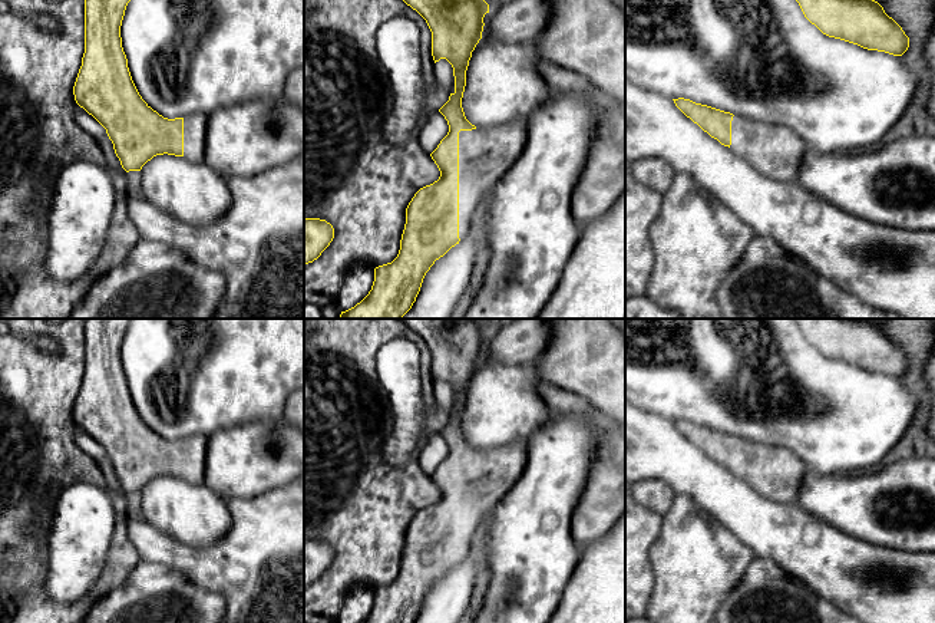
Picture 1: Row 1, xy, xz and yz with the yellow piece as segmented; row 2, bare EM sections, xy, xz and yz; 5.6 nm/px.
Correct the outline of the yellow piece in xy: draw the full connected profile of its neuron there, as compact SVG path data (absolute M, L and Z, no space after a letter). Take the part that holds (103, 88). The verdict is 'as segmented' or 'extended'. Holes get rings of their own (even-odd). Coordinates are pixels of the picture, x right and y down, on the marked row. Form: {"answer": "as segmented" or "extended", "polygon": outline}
{"answer": "extended", "polygon": "M85 0L85 53L73 86L75 100L106 129L126 172L141 171L148 161L163 154L201 164L205 161L208 115L196 112L185 118L163 118L142 99L132 80L120 37L129 1Z"}

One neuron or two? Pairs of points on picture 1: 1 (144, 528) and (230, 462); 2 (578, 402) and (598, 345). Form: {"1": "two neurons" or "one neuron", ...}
{"1": "two neurons", "2": "two neurons"}

